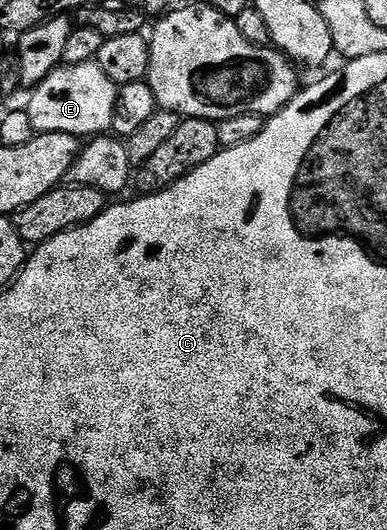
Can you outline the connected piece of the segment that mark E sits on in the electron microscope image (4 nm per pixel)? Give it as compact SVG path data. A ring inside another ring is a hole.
M96 61L59 66L38 87L32 88L33 104L28 104L27 110L34 132L71 133L78 137L106 134L113 125L118 90Z

